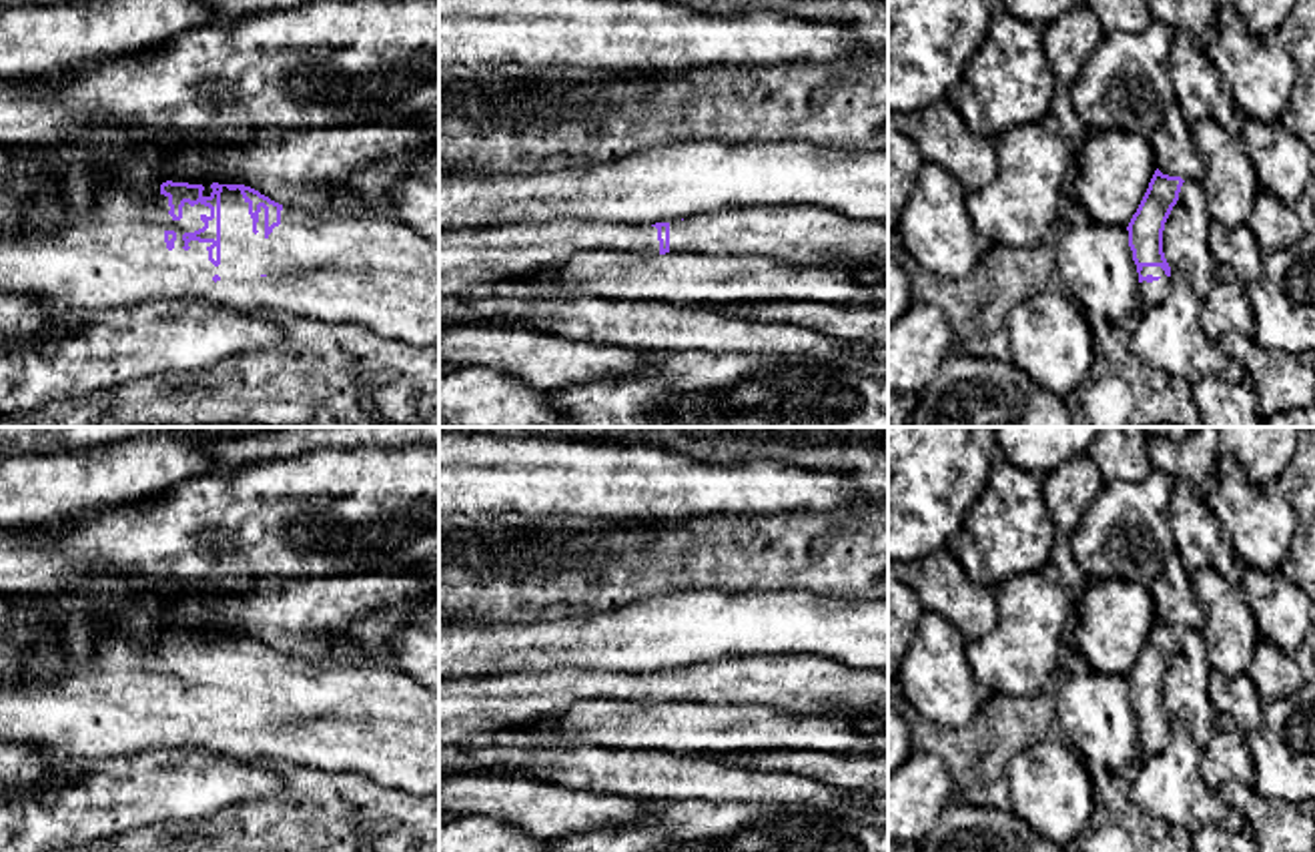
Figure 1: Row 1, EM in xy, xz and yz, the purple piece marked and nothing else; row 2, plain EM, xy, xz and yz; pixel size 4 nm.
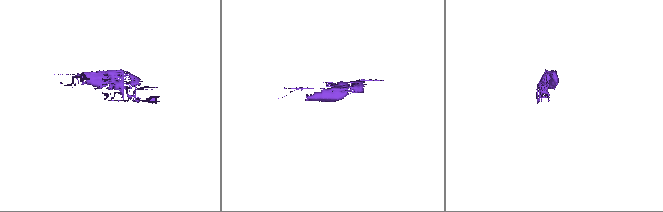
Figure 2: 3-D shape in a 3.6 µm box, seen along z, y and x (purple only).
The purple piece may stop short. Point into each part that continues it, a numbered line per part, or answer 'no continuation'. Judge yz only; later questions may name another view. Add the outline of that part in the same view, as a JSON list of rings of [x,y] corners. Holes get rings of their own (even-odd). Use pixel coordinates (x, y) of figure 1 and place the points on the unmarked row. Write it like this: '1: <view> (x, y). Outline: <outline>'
1: yz (1155, 740). Outline: [[[1143,716],[1141,724],[1143,726],[1153,724],[1155,726],[1153,732],[1147,732],[1147,730],[1139,732],[1141,752],[1143,754],[1155,754],[1155,752],[1163,750],[1169,742],[1171,726],[1167,726],[1161,716]]]

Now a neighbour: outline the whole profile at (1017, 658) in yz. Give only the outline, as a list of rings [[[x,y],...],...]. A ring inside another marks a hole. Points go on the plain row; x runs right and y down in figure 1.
[[[1040,573],[994,587],[1000,621],[992,633],[966,642],[972,676],[984,694],[1026,698],[1058,668],[1060,633],[1074,601]]]

